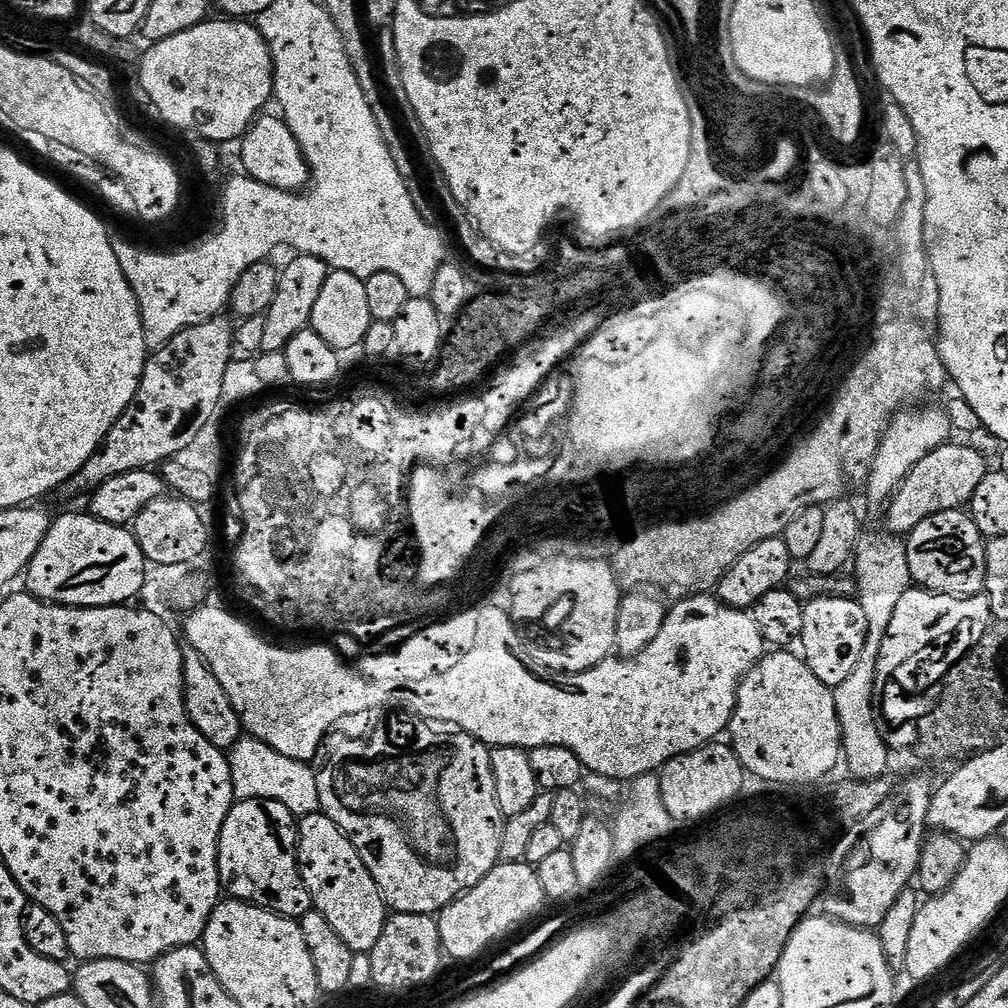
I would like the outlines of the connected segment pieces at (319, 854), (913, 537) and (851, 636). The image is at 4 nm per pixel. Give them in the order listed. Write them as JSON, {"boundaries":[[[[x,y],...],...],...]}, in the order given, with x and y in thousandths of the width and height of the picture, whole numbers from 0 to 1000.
{"boundaries":[[[[320,805],[299,810],[296,813],[296,844],[298,870],[308,883],[311,902],[331,919],[335,931],[339,931],[351,946],[368,946],[371,938],[375,938],[375,931],[379,931],[387,902],[345,828]]],[[[956,506],[927,510],[900,529],[901,561],[906,580],[939,591],[969,591],[978,577],[978,533]]],[[[820,591],[799,598],[792,639],[798,642],[796,654],[820,683],[828,685],[832,679],[839,677],[839,673],[843,673],[843,669],[847,669],[847,661],[851,661],[851,653],[855,653],[860,632],[859,605],[855,605],[852,594]]]]}

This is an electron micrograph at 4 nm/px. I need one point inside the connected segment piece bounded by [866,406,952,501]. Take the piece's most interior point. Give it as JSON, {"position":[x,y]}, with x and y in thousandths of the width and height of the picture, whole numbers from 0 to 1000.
{"position":[904,431]}

